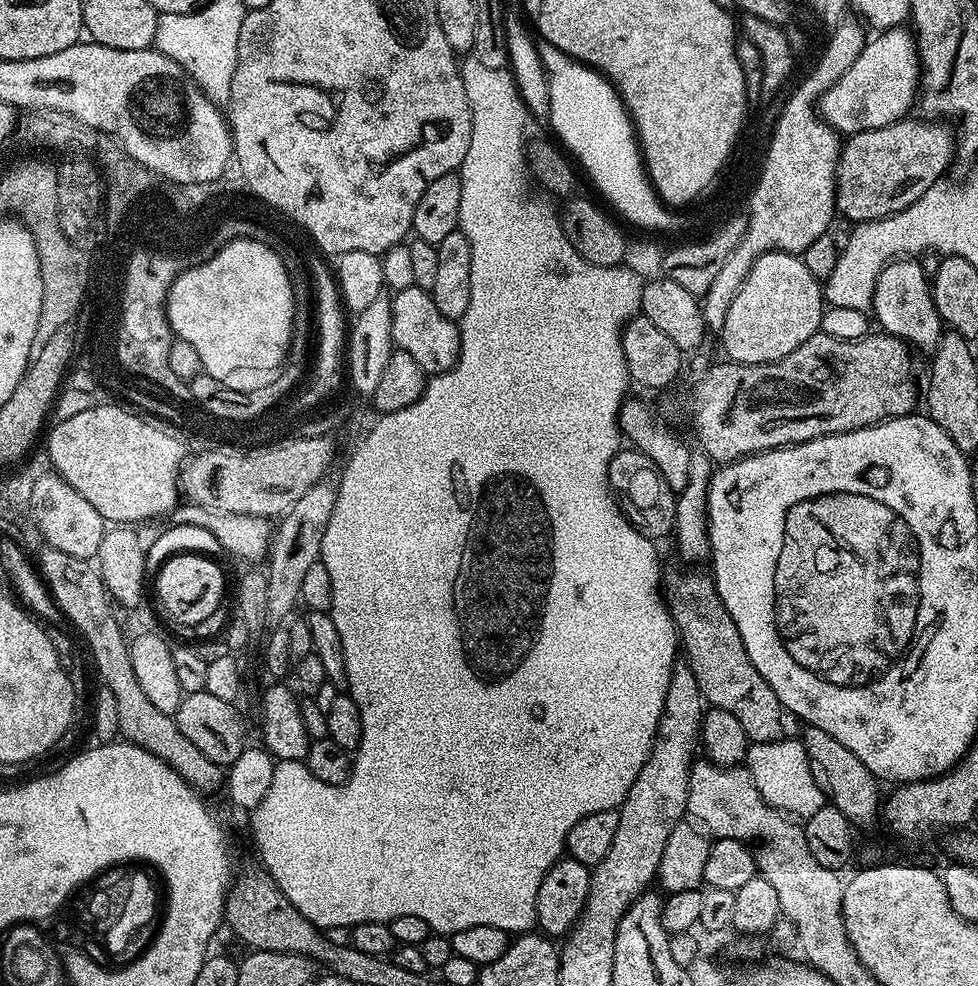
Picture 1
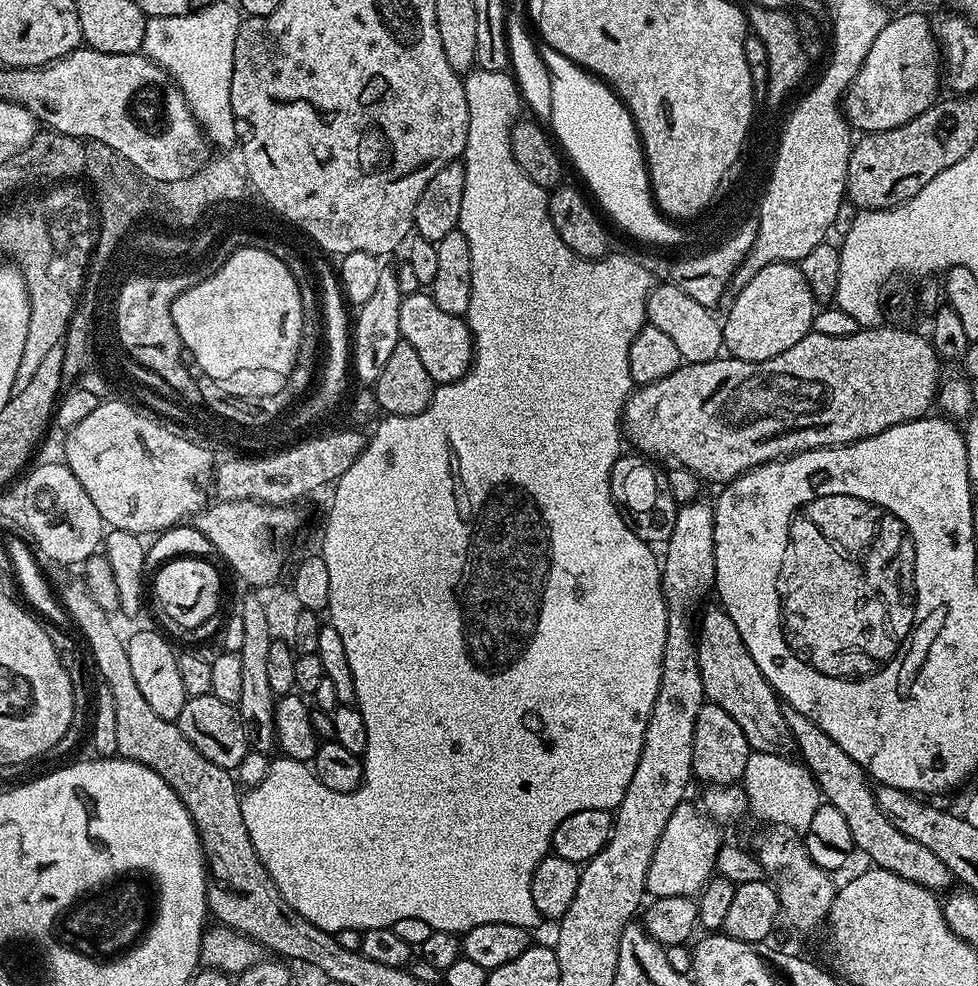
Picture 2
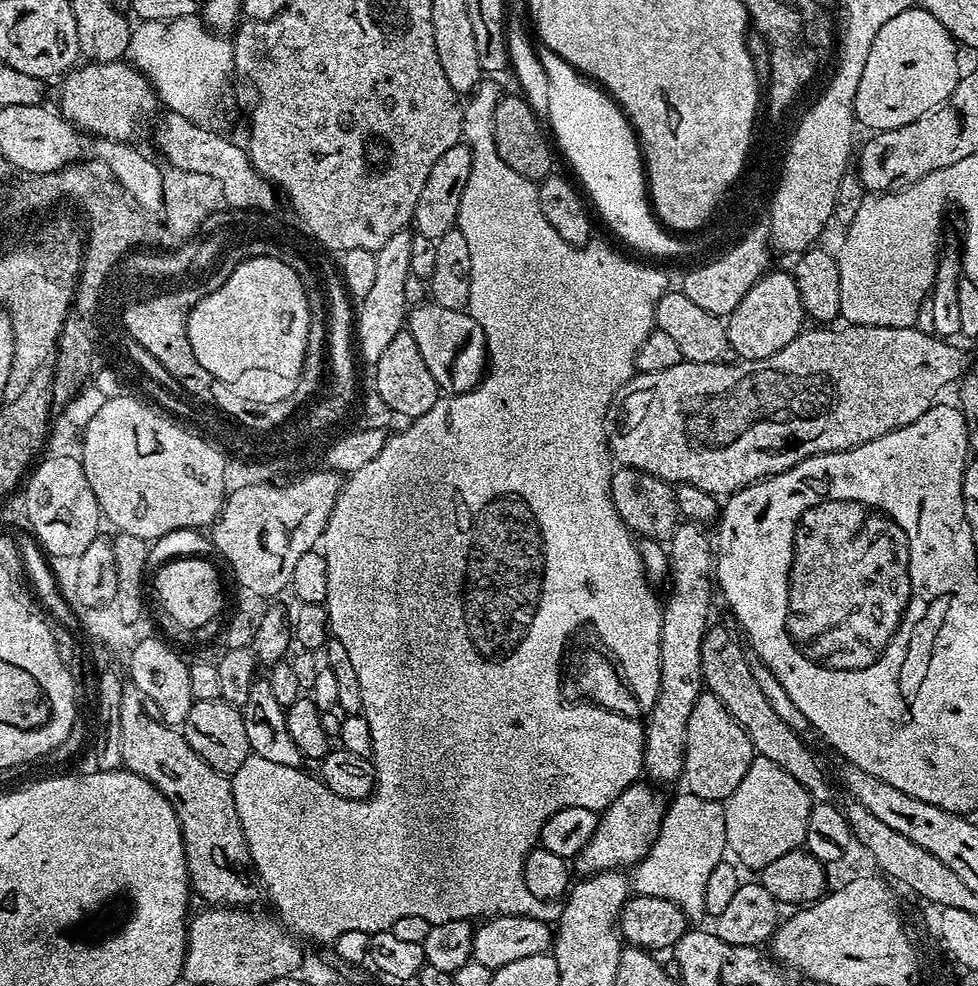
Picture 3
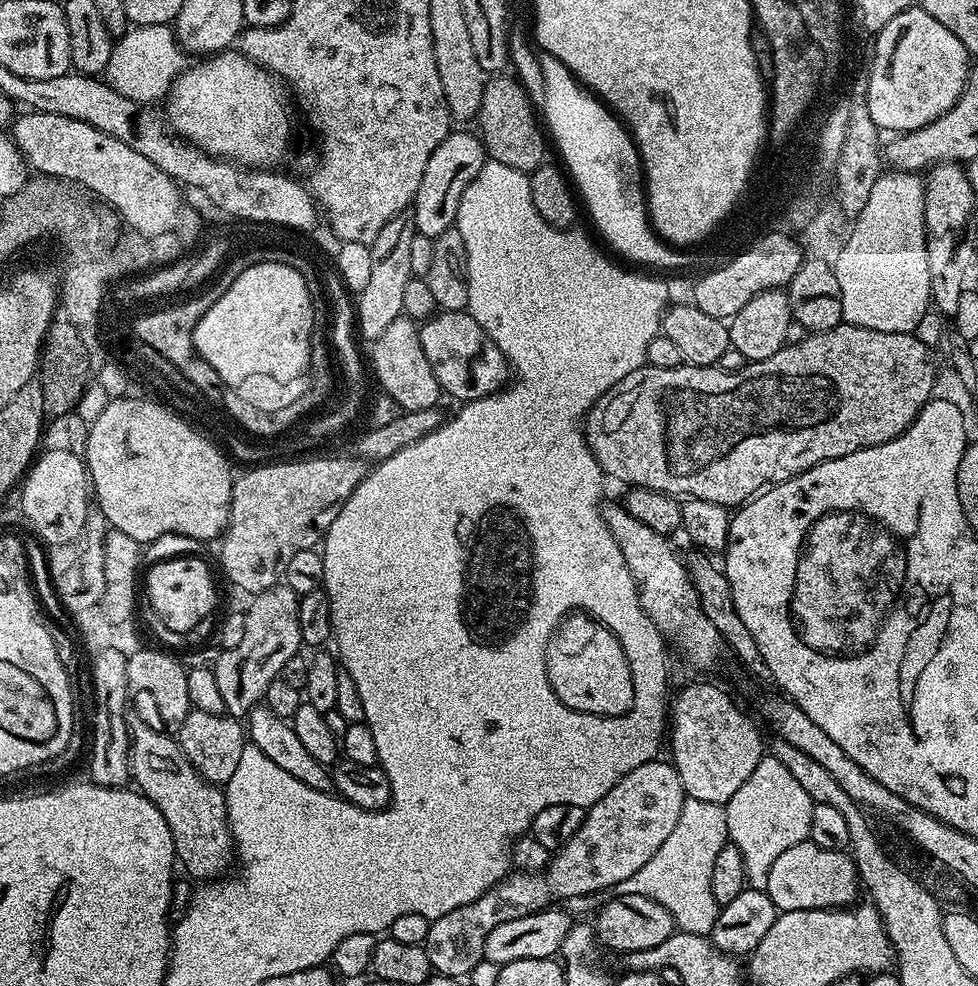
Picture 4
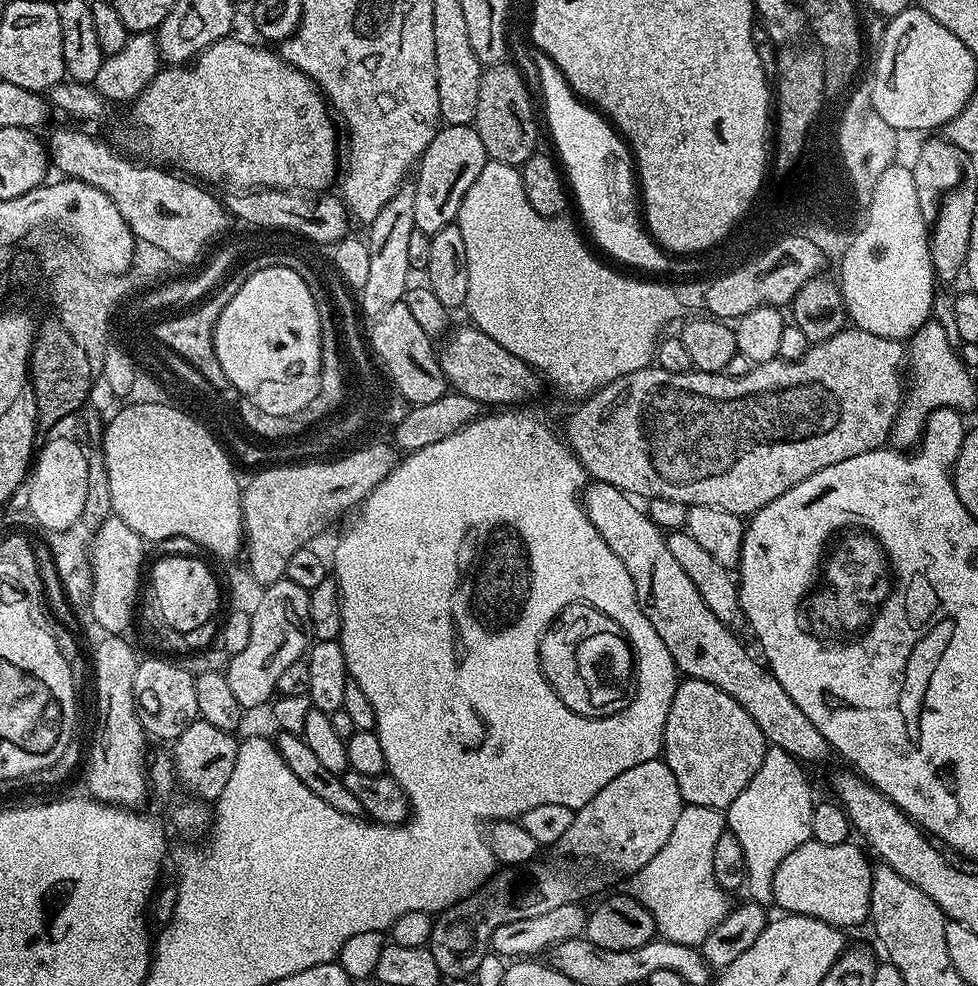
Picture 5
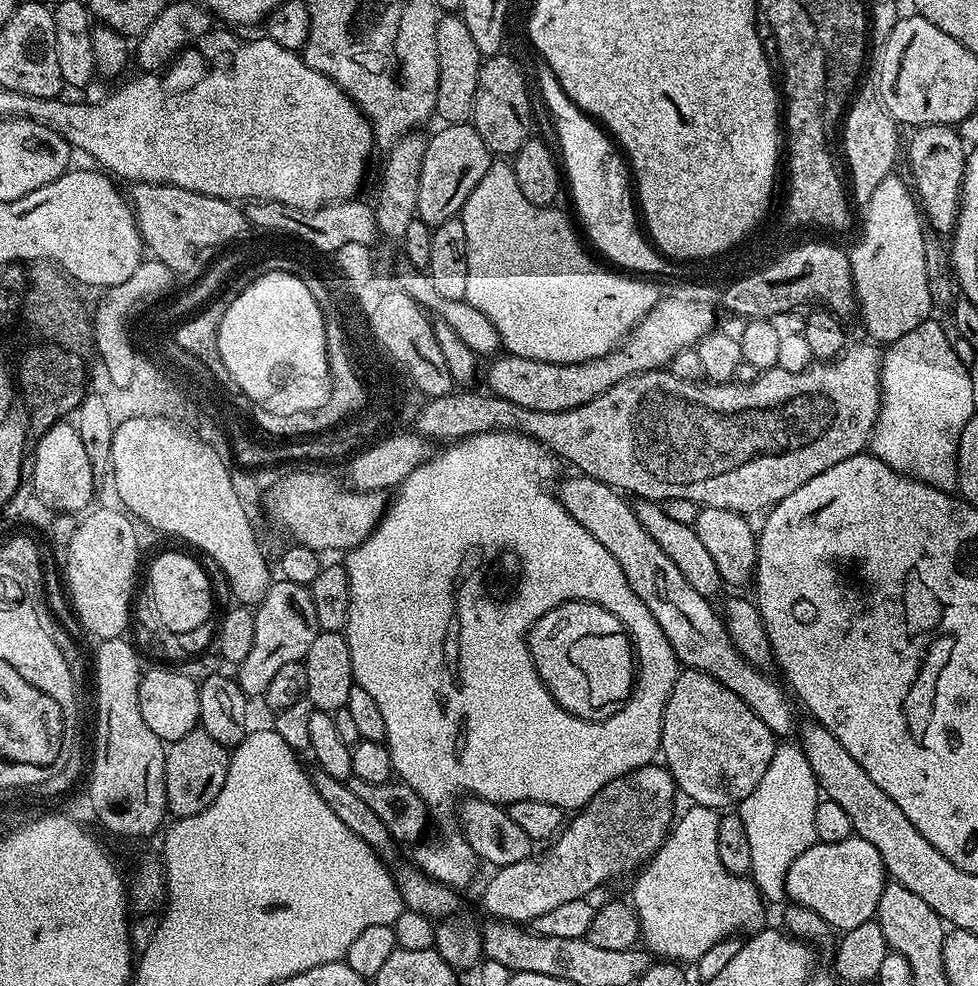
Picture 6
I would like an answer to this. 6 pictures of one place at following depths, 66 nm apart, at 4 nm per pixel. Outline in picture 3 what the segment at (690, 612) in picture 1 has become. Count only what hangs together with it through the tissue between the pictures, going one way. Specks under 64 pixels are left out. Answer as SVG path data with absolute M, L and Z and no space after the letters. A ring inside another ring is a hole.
M709 627L704 633L702 642L702 674L704 675L704 686L707 691L712 692L730 710L730 714L746 730L746 734L752 743L753 753L762 758L770 758L774 766L782 766L794 782L803 784L808 795L817 804L827 804L833 799L832 788L828 785L828 776L824 773L822 765L816 761L816 756L804 745L805 737L799 732L790 730L782 718L770 707L762 690L758 687L758 681L750 671L750 662L746 662L746 648L740 644L724 628Z

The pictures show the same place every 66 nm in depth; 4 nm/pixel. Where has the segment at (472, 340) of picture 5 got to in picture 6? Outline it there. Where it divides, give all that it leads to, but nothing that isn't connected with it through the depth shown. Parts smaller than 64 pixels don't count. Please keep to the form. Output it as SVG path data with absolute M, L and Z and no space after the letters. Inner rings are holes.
M680 296L661 298L647 314L633 326L632 331L624 337L623 344L615 347L604 356L578 364L555 364L545 360L532 360L529 356L500 354L491 361L488 368L487 391L498 398L506 398L506 402L514 402L514 406L522 406L526 410L546 410L547 412L565 412L588 404L598 394L610 390L618 382L628 376L636 376L640 372L654 372L663 369L678 354L678 350L695 348L704 335L713 331L716 316L708 304L700 300L683 300Z

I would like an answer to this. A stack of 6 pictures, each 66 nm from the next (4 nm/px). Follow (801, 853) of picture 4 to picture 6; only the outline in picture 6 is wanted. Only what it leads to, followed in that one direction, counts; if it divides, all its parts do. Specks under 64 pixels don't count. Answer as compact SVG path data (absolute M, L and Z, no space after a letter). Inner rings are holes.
M854 834L838 843L817 842L803 851L787 871L785 895L795 905L814 910L835 931L845 932L877 915L887 880L878 850Z

